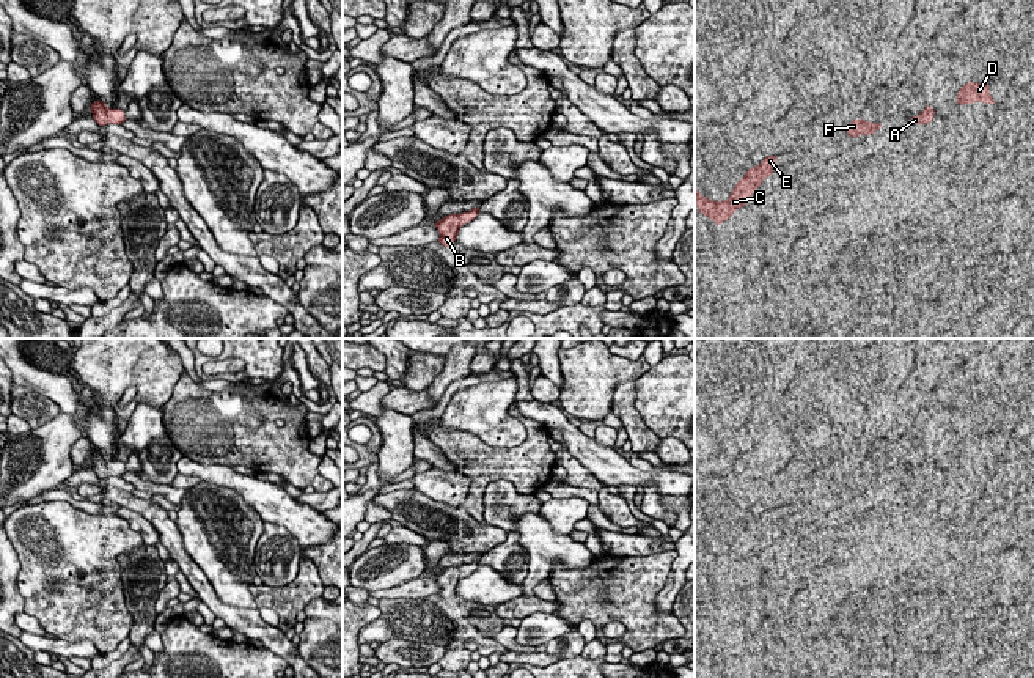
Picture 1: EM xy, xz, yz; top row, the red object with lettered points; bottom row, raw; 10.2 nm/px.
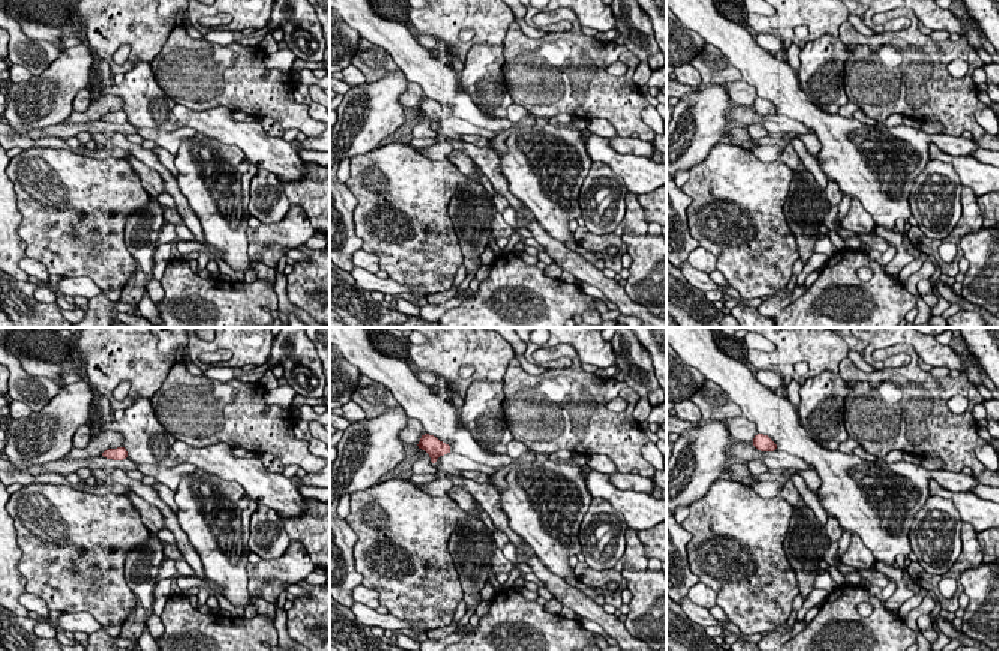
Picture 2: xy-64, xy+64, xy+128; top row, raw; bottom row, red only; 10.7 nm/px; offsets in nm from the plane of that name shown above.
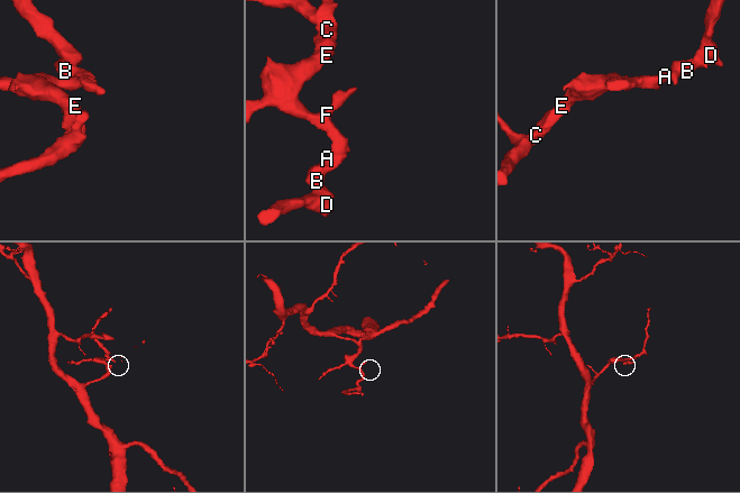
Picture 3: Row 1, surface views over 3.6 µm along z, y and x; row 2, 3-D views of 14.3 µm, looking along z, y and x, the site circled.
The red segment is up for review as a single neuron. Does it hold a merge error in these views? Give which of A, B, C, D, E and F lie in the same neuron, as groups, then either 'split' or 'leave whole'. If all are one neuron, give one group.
A B C D E F; leave whole

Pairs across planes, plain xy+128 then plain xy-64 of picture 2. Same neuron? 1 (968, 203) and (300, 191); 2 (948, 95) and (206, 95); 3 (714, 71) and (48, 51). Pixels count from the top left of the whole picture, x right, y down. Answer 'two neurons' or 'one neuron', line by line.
1: two neurons
2: one neuron
3: one neuron

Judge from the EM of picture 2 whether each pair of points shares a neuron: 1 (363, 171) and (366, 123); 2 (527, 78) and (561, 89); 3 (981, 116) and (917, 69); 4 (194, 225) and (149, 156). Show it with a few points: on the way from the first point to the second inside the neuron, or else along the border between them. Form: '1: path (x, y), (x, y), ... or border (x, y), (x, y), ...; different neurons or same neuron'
1: border (377, 146), (356, 155), (350, 161); different neurons
2: path (536, 78), (552, 80); same neuron
3: border (983, 107), (975, 113), (975, 122), (983, 129); different neurons
4: path (183, 209), (164, 173); same neuron

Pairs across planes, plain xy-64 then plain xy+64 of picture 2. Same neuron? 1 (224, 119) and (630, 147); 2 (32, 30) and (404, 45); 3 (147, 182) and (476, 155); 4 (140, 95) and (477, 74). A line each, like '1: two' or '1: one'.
1: two
2: one
3: two
4: one

